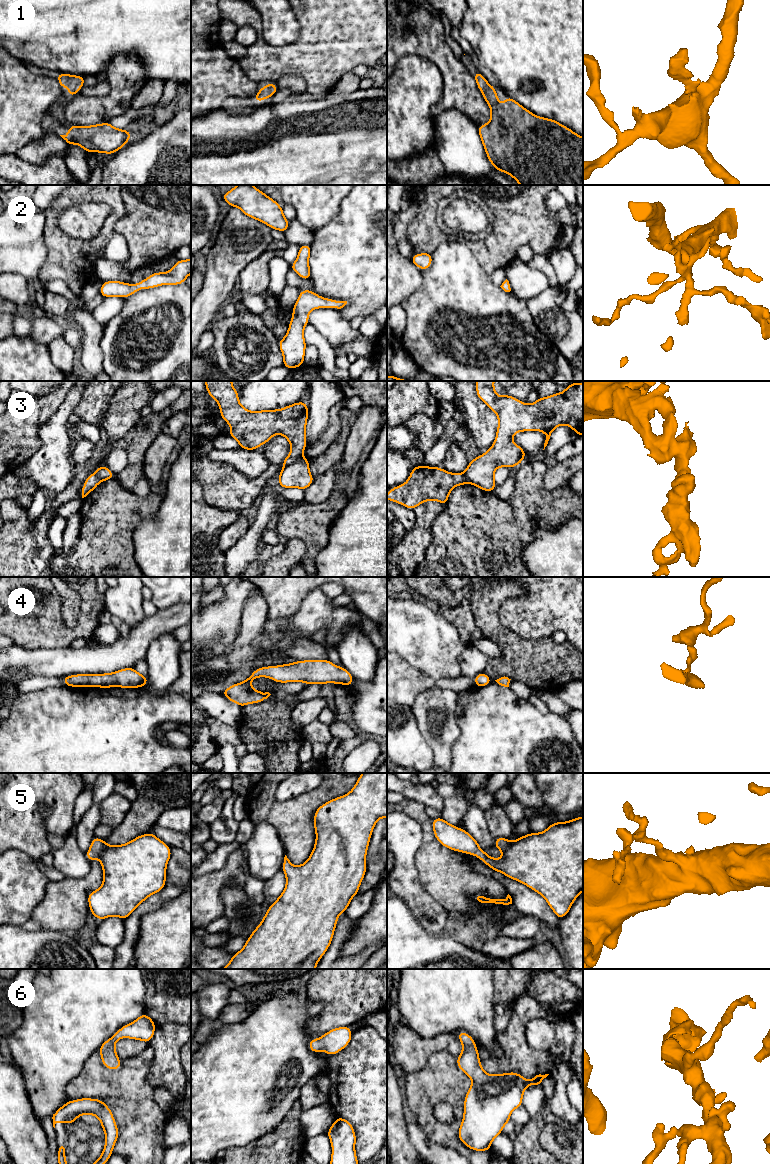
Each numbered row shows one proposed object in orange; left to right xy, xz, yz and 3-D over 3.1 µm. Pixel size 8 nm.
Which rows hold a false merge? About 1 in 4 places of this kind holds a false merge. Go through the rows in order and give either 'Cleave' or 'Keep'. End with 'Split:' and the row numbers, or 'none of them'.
1: Keep
2: Keep
3: Cleave
4: Keep
5: Keep
6: Keep
Split: 3

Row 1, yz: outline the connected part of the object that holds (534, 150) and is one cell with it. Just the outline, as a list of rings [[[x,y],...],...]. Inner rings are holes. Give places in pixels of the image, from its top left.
[[[479,71],[473,77],[491,111],[490,121],[478,126],[478,133],[494,169],[508,173],[520,185],[583,185],[583,137],[554,119],[534,115],[509,96],[501,105],[495,87]]]

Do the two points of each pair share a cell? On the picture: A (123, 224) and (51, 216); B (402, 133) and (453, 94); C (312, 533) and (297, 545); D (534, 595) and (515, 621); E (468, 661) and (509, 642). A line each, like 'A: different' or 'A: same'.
A: different
B: different
C: different
D: same
E: different

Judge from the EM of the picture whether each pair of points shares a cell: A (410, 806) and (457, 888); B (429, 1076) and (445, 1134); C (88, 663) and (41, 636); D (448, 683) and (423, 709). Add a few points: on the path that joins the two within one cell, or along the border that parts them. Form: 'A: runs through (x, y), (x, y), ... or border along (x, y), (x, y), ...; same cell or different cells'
A: runs through (426, 826), (431, 858), (439, 868); same cell
B: runs through (427, 1091), (427, 1117), (430, 1120); same cell
C: border along (68, 646), (37, 648); different cells
D: border along (434, 685), (440, 688), (452, 689), (456, 693); different cells

